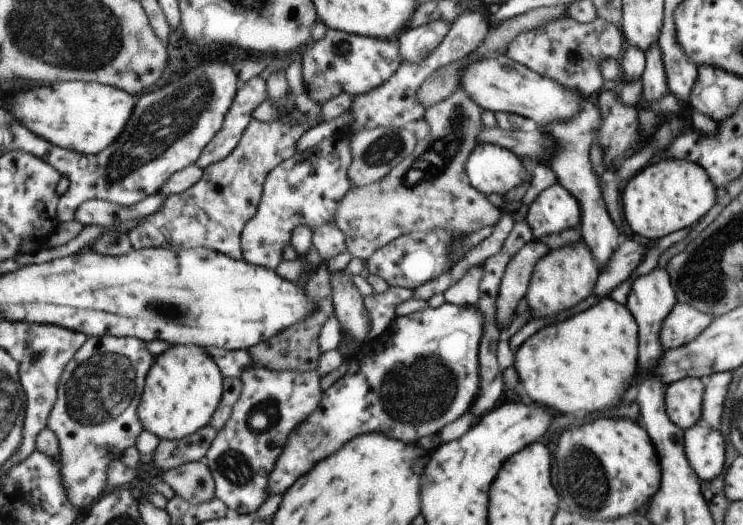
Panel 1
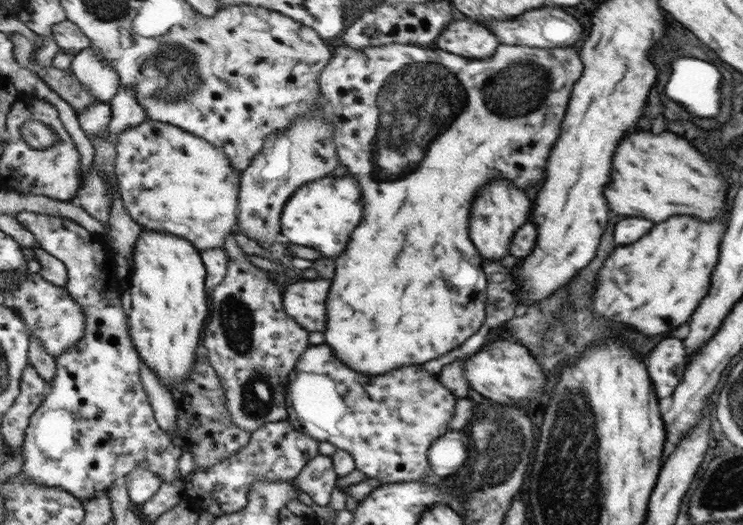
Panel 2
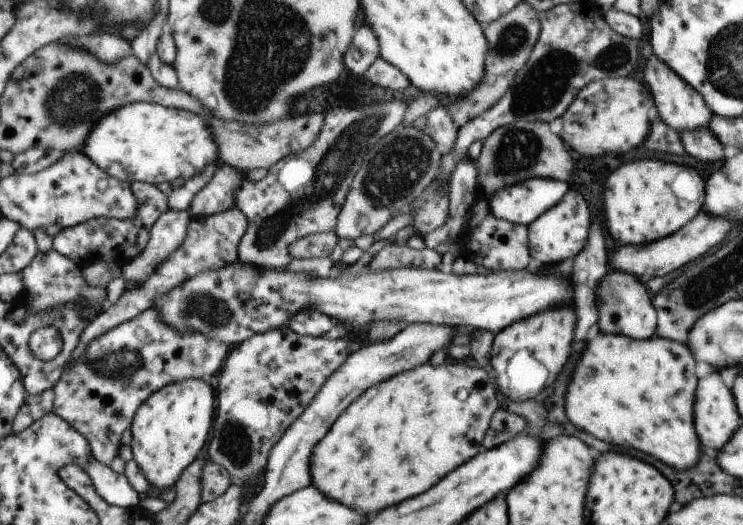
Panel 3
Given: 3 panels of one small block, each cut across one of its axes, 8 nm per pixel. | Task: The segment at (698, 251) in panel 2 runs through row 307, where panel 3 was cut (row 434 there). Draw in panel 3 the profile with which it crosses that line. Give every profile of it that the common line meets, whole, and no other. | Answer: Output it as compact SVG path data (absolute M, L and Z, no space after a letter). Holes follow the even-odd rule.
M597 334L593 340L587 342L585 346L585 352L581 354L579 362L575 364L575 370L573 370L573 376L571 376L571 382L567 386L565 392L564 410L566 418L575 424L577 428L593 434L595 438L599 440L607 440L607 442L613 442L615 446L625 446L625 448L635 448L635 450L641 450L649 456L655 456L659 462L663 462L665 466L669 464L669 468L673 470L689 470L693 468L697 462L699 462L699 442L697 440L696 430L693 430L693 408L696 401L695 376L693 376L693 366L695 366L695 359L693 359L692 352L685 348L685 344L676 341L671 341L662 337L649 338L646 340L636 340L625 338L625 336L619 336L619 334Z

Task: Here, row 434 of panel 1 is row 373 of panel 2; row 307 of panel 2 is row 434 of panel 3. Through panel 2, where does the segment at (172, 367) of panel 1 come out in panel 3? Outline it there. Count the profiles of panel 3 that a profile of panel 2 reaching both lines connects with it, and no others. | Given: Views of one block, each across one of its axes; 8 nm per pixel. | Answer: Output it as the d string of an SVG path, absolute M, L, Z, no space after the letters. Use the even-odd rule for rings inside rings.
M188 379L167 386L145 402L133 422L132 450L134 462L147 475L148 482L162 492L173 489L184 474L185 466L192 465L199 456L209 434L213 414L213 392L200 379Z

